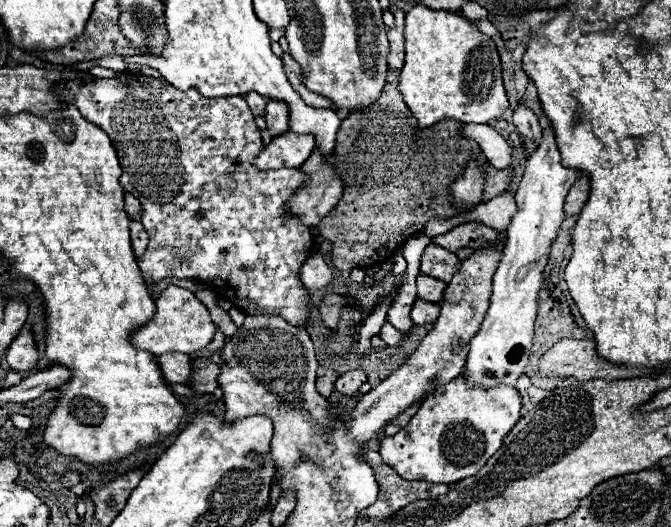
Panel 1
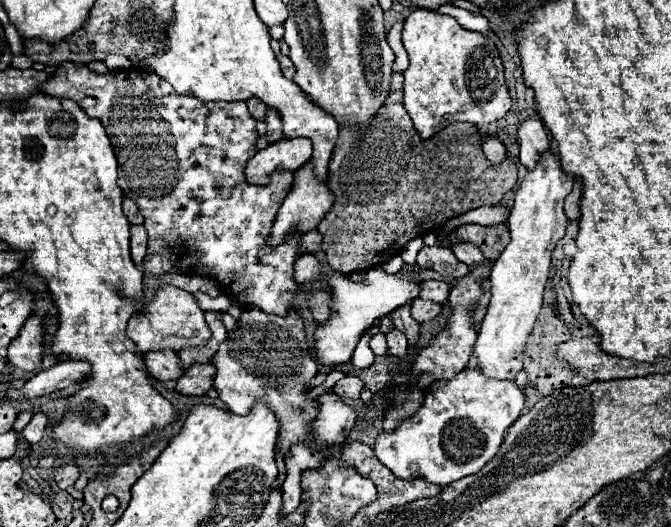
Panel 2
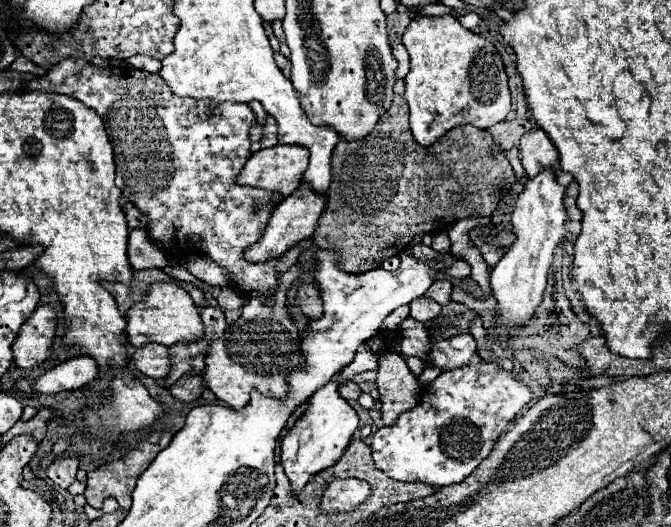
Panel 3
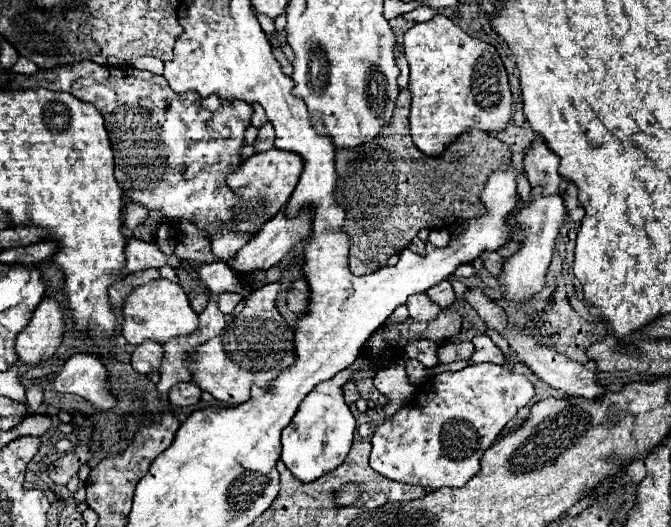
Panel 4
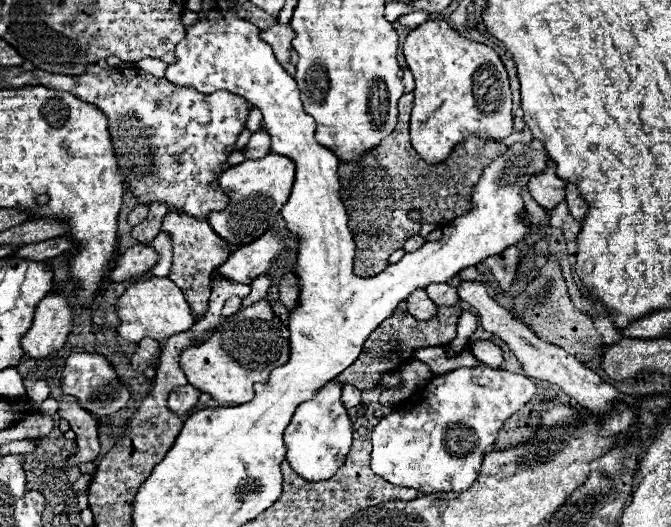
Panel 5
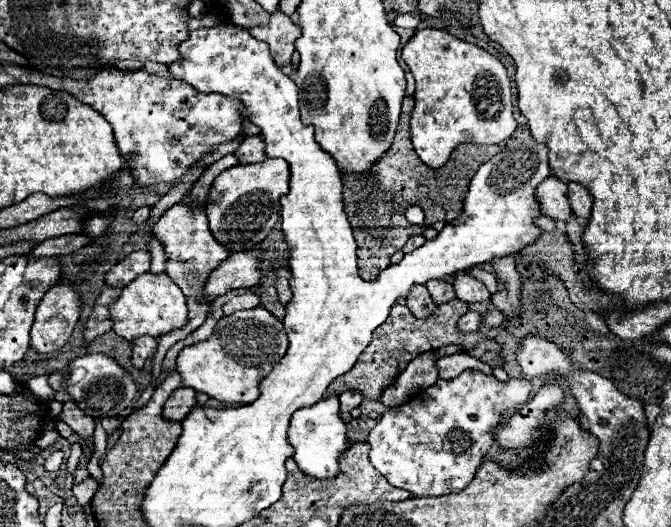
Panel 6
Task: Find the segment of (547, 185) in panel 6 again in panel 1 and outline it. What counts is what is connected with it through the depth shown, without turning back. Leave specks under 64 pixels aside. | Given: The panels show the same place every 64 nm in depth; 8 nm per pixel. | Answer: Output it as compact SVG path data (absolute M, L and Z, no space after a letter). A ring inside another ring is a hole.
M518 104L514 108L512 122L518 128L518 132L524 136L524 152L526 156L530 156L532 148L536 148L536 140L540 140L540 134L542 134L536 114L526 104Z

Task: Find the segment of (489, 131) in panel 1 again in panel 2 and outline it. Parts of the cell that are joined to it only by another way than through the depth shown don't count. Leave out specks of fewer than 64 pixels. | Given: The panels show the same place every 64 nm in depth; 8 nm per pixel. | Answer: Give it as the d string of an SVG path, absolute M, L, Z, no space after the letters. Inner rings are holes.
M480 132L480 140L482 140L482 150L492 164L502 164L506 160L506 146L500 142L500 138L496 138L490 132Z

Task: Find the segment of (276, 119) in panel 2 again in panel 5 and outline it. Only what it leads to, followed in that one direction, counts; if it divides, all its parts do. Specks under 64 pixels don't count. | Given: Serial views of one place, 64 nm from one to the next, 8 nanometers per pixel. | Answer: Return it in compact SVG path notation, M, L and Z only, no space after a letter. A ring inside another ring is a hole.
M262 128L262 130L254 132L244 150L246 150L246 158L254 158L254 160L256 160L256 156L268 154L270 152L270 136L268 136L268 130Z

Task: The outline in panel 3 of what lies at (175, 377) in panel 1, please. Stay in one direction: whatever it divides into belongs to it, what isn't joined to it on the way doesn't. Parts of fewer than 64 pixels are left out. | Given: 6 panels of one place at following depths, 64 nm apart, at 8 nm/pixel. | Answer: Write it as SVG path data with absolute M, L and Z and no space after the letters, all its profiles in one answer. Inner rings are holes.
M148 344L148 348L136 350L132 360L142 374L154 380L164 380L170 374L170 354L168 348L160 348L160 344Z

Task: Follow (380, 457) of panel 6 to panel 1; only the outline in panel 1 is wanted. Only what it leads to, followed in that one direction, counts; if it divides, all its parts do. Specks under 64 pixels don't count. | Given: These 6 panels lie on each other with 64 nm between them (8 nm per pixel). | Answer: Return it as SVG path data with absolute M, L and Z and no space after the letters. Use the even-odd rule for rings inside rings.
M458 376L426 396L420 410L398 434L386 436L380 442L382 460L406 480L454 484L474 476L502 446L502 440L520 418L520 406L520 394L514 386L500 384L500 388L468 388L462 376Z

